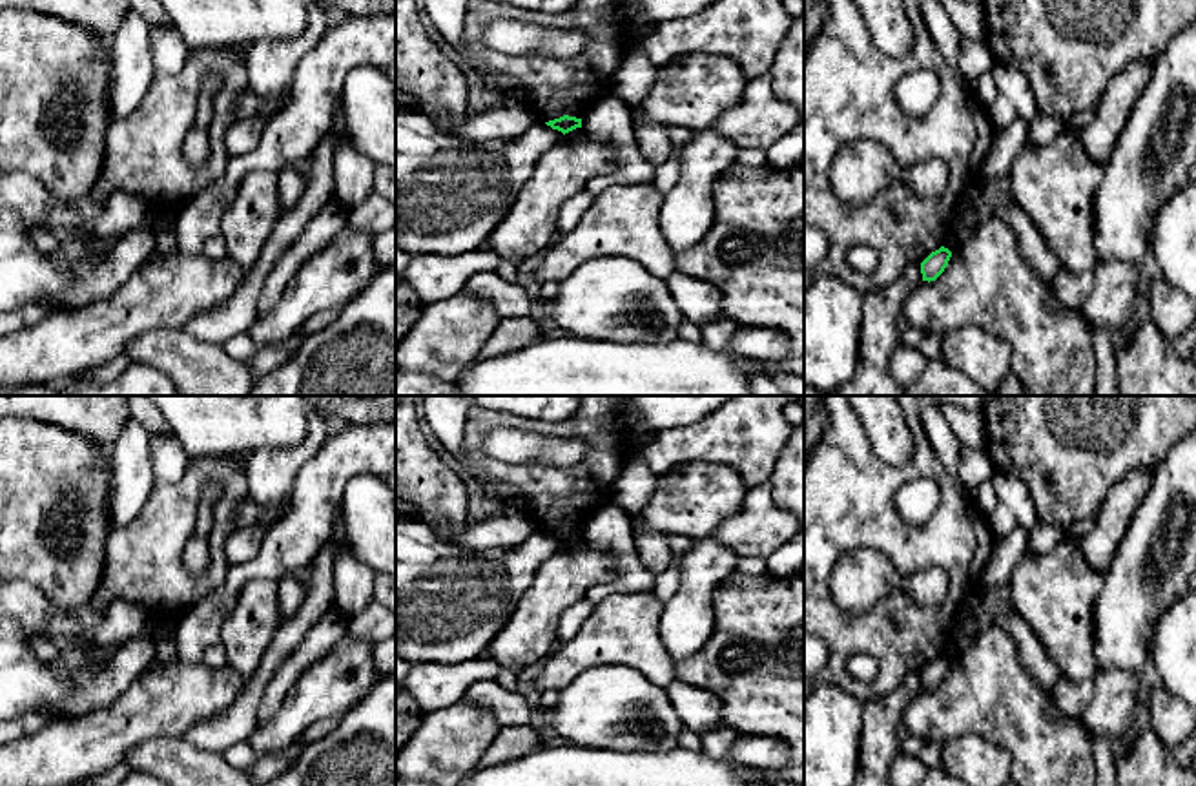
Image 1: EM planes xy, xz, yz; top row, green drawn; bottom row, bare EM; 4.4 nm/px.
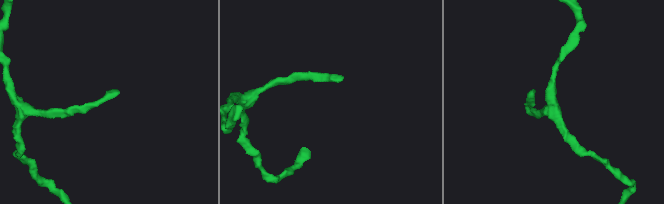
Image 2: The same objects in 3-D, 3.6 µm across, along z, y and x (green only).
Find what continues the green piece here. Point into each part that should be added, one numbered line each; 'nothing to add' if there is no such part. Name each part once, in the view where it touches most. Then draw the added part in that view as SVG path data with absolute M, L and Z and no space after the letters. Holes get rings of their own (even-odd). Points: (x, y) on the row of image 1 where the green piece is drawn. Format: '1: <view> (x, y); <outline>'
nothing to add

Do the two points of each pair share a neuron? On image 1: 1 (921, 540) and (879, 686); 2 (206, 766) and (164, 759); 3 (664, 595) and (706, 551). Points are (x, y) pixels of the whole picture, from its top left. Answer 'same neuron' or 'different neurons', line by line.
1: same neuron
2: same neuron
3: different neurons

